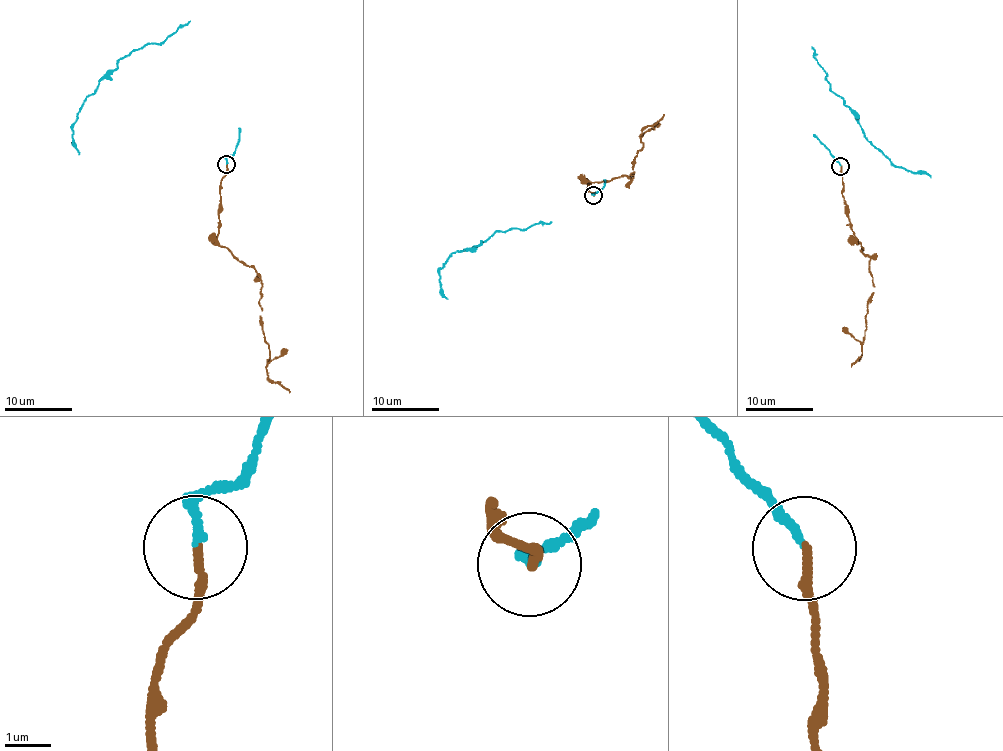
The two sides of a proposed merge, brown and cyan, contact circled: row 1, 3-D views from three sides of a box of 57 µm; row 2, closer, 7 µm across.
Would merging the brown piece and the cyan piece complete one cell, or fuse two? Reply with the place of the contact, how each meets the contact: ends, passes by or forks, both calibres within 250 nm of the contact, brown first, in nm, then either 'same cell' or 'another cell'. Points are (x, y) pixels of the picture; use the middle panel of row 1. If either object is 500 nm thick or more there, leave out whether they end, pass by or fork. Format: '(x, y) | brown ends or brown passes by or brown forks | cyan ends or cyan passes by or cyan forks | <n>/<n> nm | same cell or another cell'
(593, 195) | brown ends | cyan ends | 180/180 nm | same cell

